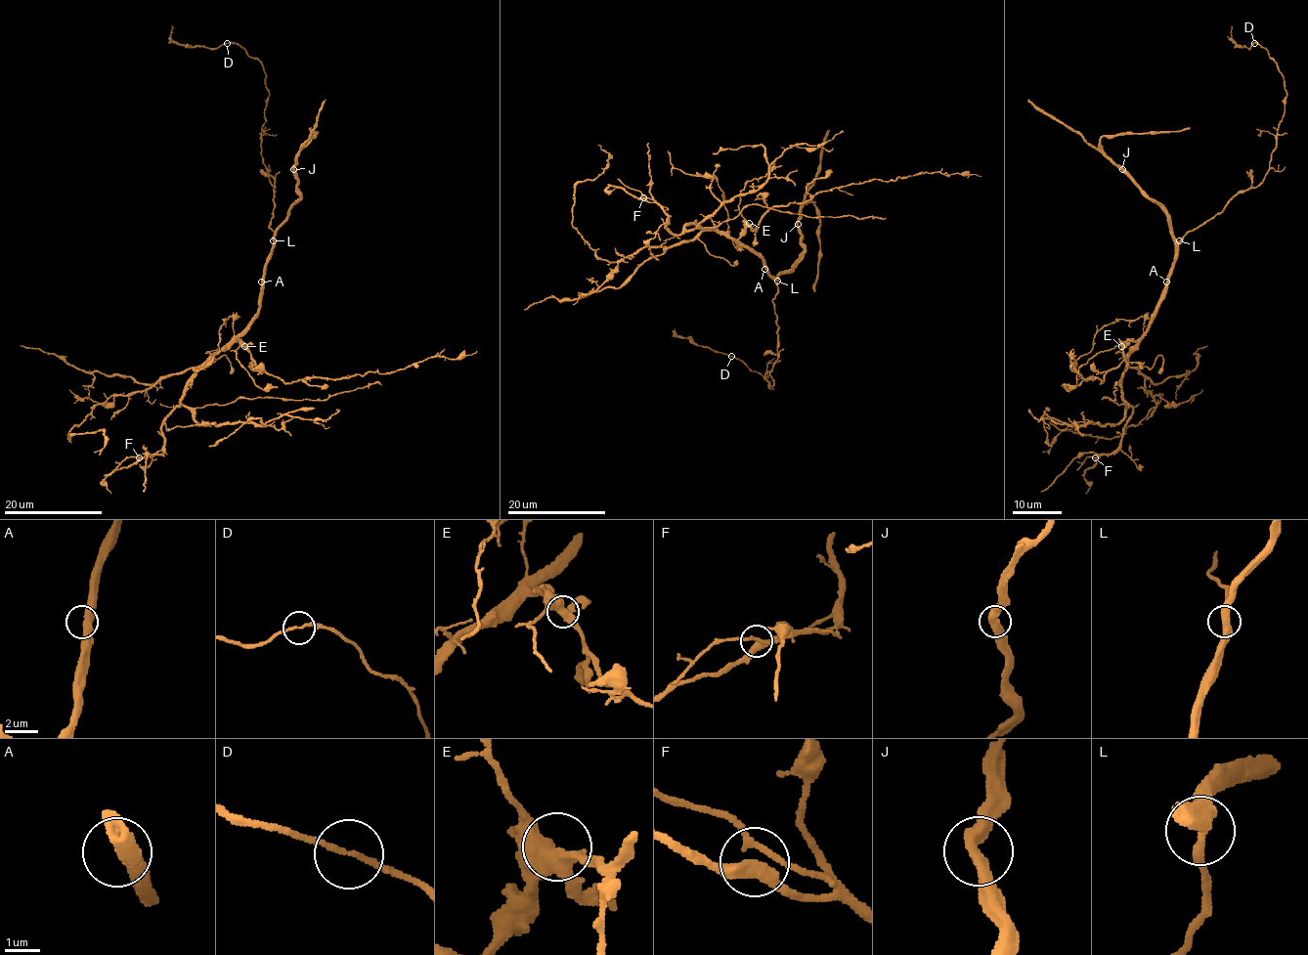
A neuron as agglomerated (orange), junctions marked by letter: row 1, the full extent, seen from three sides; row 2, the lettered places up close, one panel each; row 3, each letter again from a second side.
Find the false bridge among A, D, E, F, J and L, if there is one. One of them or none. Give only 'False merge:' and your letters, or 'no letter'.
False merge: no letter

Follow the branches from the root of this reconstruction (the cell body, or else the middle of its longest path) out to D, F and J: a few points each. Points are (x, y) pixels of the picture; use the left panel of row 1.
D: (263, 282), (273, 244), (268, 226), (274, 209), (274, 186), (261, 153), (269, 91), (262, 64), (228, 43)
F: (263, 282), (254, 319), (196, 371), (187, 383), (181, 403), (166, 417), (161, 428), (163, 451), (139, 457)
J: (263, 282), (276, 230), (300, 196), (294, 169)

